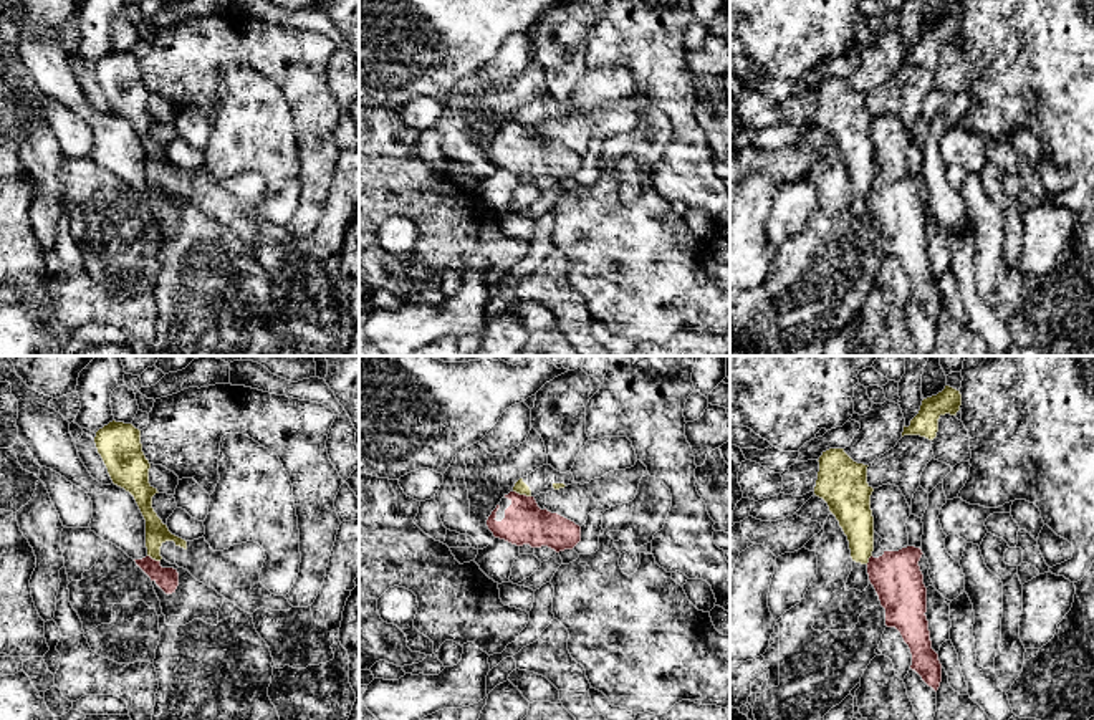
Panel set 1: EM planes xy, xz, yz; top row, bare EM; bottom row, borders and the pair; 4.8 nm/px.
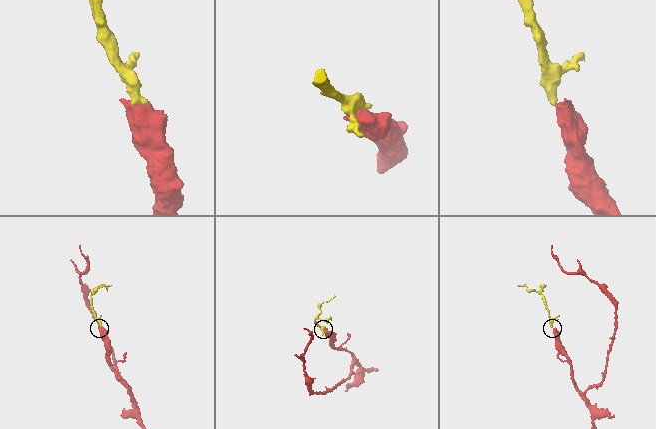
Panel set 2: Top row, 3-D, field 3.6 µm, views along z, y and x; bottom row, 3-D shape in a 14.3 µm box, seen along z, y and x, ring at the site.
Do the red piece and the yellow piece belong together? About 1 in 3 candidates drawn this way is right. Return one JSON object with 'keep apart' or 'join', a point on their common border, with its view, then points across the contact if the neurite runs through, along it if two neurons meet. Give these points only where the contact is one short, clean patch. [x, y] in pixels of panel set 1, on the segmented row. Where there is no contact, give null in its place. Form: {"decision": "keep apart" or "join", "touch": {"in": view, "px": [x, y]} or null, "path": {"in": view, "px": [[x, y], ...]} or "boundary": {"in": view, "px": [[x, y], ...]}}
{"decision": "keep apart", "touch": {"in": "xz", "px": [522, 495]}, "boundary": {"in": "xz", "px": [[513, 490], [530, 497]]}}

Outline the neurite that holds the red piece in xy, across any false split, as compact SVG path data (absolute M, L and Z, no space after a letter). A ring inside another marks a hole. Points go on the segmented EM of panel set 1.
M0 358L0 382L12 384L12 396L18 401L18 439L38 465L60 473L91 498L91 531L121 548L166 594L175 593L179 573L162 568L161 561L147 554L146 520L134 497L114 483L103 485L91 477L78 455L70 422L50 407L53 397L30 389L8 358Z

